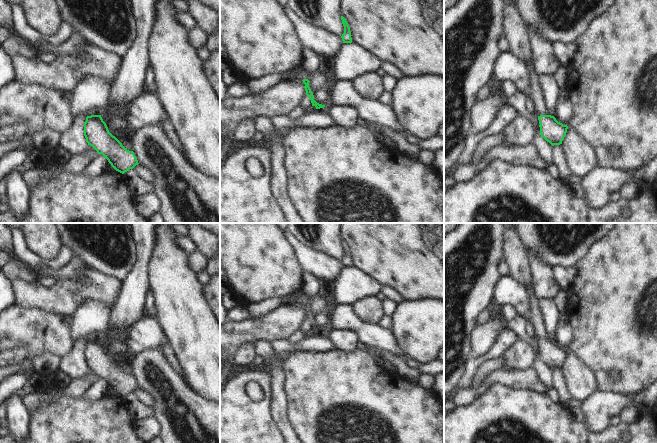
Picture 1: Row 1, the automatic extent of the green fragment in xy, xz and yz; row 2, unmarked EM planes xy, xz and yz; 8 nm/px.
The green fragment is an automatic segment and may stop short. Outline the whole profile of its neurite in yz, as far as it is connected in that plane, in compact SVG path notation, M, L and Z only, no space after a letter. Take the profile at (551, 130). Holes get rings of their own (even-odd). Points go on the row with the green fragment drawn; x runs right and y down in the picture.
M538 116L540 135L552 146L562 144L566 136L568 126L558 122L554 116Z

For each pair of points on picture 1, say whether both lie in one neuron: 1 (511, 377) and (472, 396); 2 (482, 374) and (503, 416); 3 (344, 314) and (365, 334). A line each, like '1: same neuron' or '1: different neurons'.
1: different neurons
2: different neurons
3: same neuron

